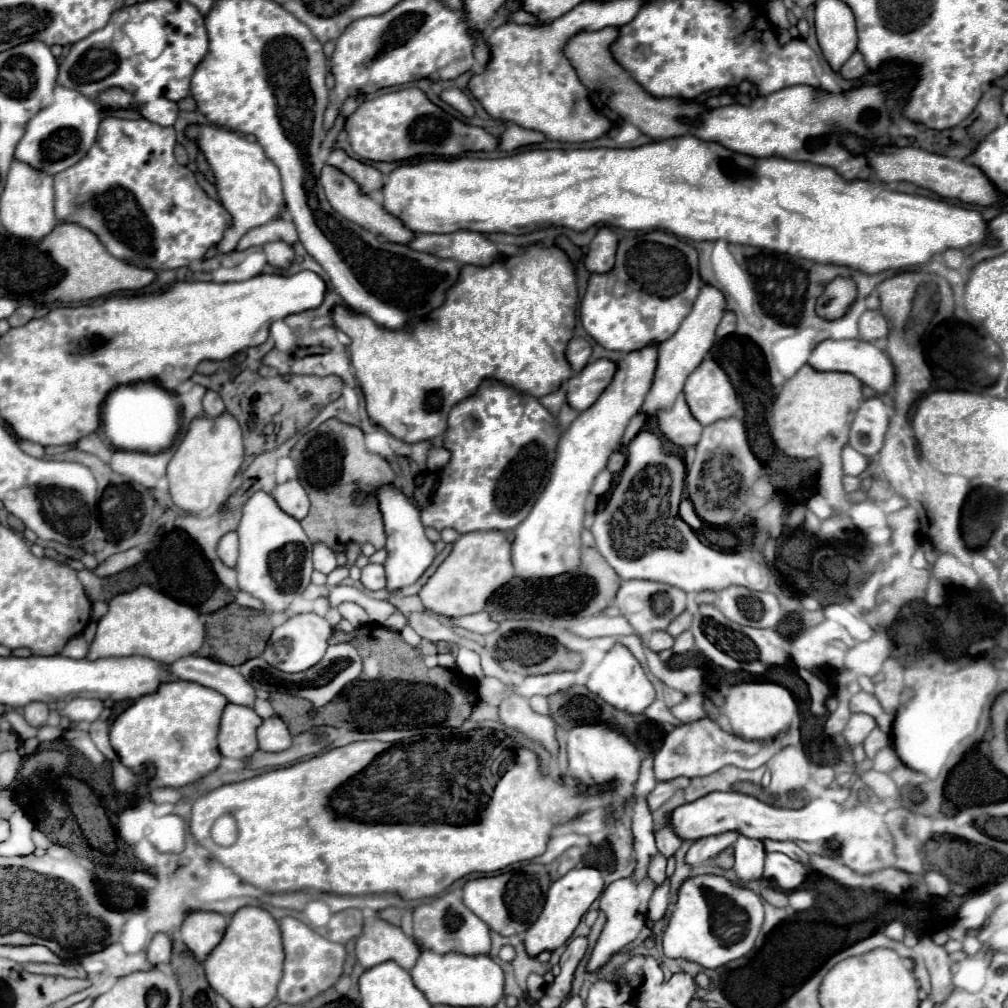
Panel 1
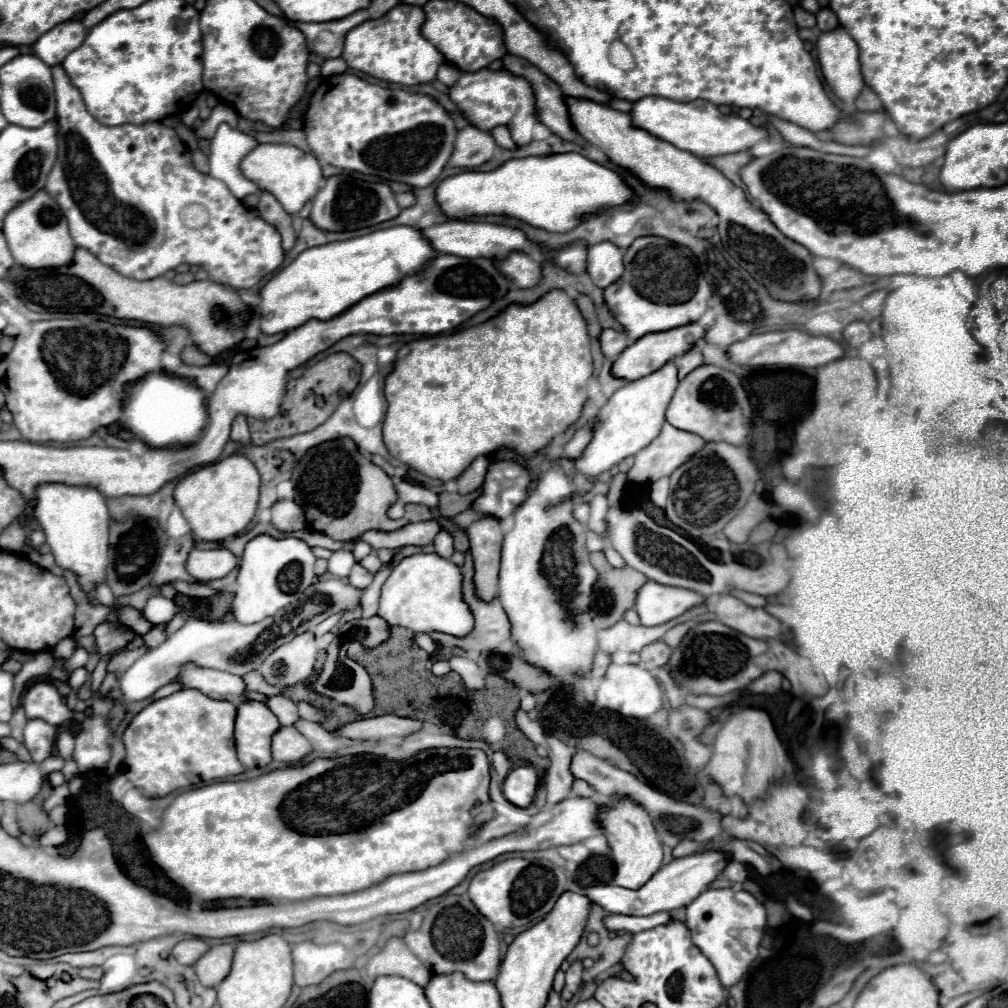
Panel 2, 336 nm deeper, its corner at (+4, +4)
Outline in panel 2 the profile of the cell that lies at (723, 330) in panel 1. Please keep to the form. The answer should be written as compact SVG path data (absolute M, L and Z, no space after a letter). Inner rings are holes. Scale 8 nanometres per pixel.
M693 346L691 350L687 350L685 354L677 356L675 358L675 364L679 368L679 378L685 378L691 370L695 370L697 366L703 364L703 352L701 352L701 346Z

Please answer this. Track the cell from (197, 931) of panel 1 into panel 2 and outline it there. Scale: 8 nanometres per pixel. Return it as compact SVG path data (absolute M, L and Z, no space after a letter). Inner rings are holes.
M219 944L213 946L205 956L201 956L193 968L197 972L197 978L203 986L215 988L223 976L227 976L231 968L231 958L233 958L233 946L231 944Z

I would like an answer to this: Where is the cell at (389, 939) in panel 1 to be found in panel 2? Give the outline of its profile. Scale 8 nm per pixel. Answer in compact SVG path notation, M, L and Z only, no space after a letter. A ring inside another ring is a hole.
M397 936L389 938L387 944L375 956L371 956L371 960L365 966L365 972L373 978L383 974L403 976L419 986L425 986L431 976L429 968L425 968L417 960L417 956L407 948L403 938L397 938Z

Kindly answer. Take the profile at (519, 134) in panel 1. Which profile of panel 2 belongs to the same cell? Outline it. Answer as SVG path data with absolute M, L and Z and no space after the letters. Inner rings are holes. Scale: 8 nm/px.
M467 126L457 132L455 140L455 150L451 154L449 164L459 166L459 168L475 168L485 164L495 150L495 140L489 132Z

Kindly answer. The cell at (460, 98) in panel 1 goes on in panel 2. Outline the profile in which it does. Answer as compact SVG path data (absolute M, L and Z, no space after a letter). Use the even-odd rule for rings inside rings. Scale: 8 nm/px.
M495 126L493 130L491 130L491 136L495 138L495 142L497 142L497 146L499 148L507 148L507 150L513 150L517 144L513 142L513 138L511 138L511 134L509 134L509 128L507 126Z

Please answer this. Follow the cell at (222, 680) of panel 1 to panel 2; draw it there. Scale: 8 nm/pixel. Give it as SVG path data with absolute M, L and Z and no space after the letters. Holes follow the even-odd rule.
M267 696L265 706L279 718L281 726L291 726L299 718L295 702L291 702L291 700L283 698L283 696Z

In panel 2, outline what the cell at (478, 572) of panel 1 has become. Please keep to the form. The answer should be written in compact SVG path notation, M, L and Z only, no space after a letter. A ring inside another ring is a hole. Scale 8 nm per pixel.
M485 516L467 528L471 554L473 554L473 584L475 596L483 602L497 598L497 574L503 530L497 518Z

